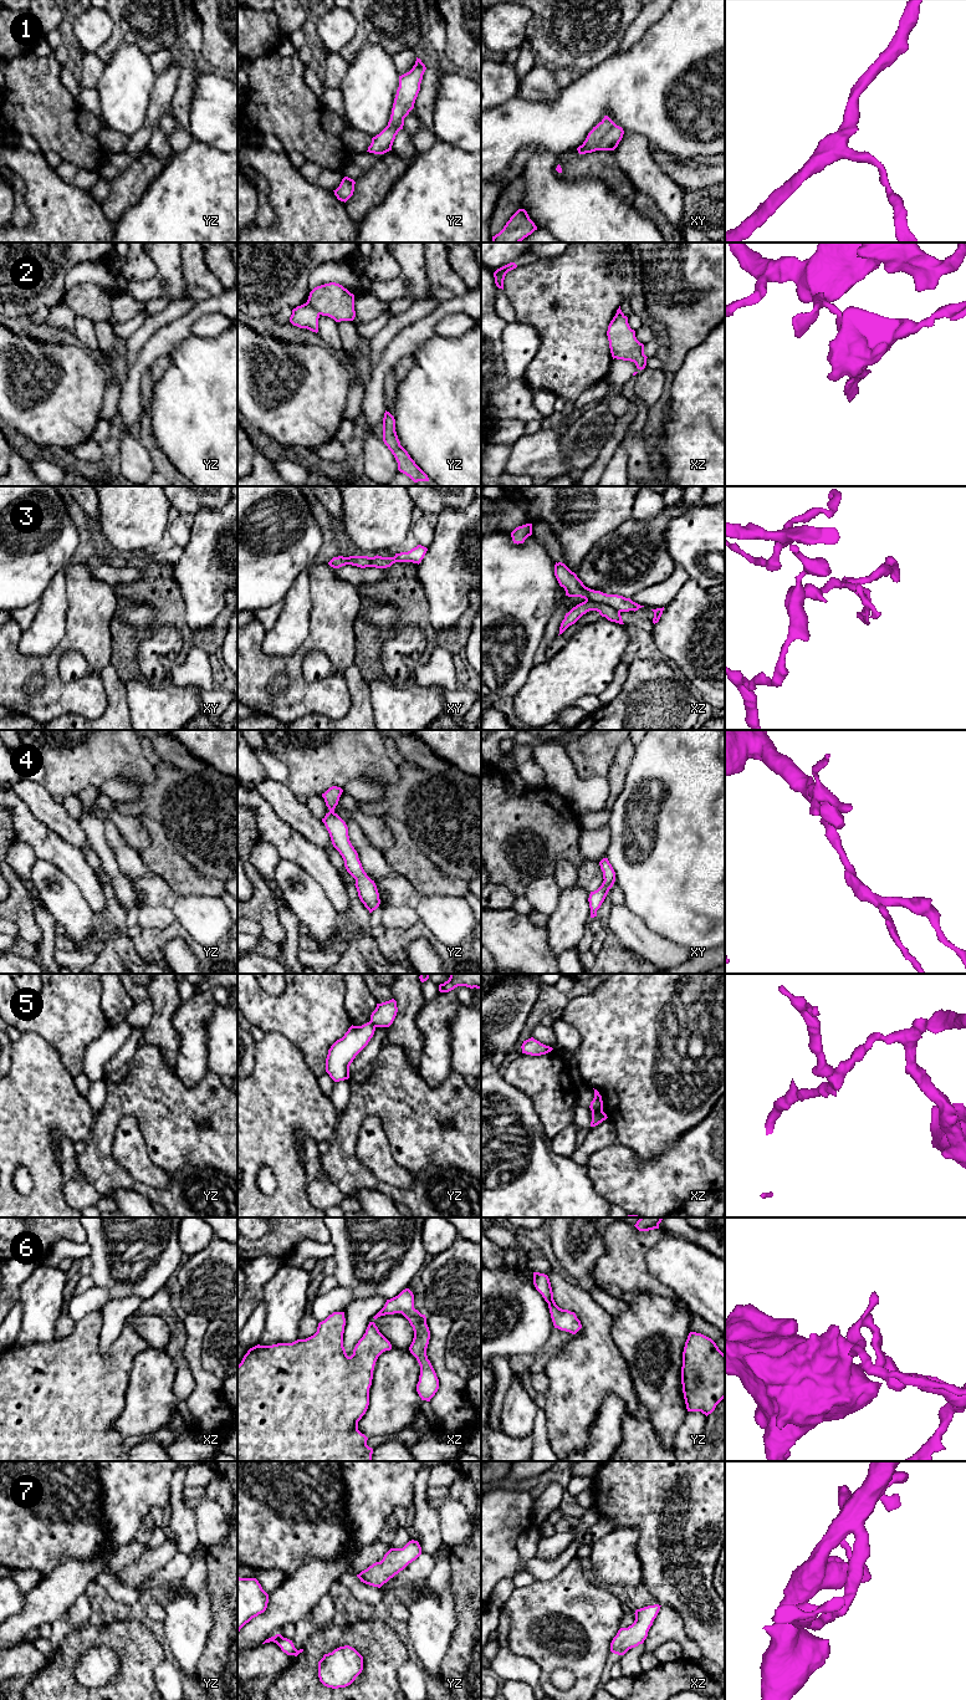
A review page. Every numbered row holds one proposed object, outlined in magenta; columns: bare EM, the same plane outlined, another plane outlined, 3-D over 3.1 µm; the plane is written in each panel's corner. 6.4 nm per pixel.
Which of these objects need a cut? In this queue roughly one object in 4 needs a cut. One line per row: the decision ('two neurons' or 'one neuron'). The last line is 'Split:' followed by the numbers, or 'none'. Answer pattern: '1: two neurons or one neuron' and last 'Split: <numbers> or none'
1: one neuron
2: two neurons
3: two neurons
4: one neuron
5: two neurons
6: one neuron
7: one neuron
Split: 2, 3, 5

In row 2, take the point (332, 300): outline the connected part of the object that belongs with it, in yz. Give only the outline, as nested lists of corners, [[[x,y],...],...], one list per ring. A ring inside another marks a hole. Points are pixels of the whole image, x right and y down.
[[[336,282],[315,287],[307,302],[320,315],[328,316],[336,322],[353,321],[356,317],[354,295]]]

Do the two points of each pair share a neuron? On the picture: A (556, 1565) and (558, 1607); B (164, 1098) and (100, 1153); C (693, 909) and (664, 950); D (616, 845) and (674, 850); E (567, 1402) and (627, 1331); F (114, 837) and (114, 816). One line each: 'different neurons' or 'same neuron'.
A: different neurons
B: same neuron
C: different neurons
D: same neuron
E: different neurons
F: different neurons

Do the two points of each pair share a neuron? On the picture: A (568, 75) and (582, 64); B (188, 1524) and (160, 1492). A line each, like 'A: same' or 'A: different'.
A: different
B: different

